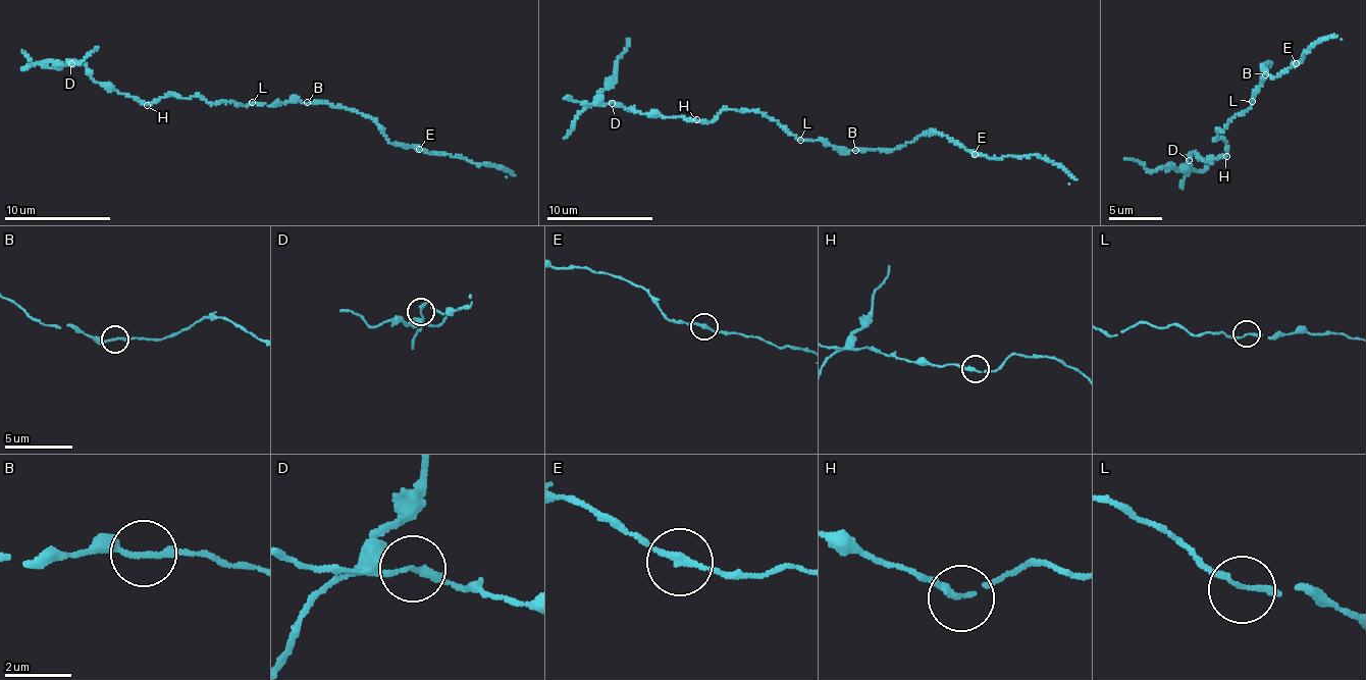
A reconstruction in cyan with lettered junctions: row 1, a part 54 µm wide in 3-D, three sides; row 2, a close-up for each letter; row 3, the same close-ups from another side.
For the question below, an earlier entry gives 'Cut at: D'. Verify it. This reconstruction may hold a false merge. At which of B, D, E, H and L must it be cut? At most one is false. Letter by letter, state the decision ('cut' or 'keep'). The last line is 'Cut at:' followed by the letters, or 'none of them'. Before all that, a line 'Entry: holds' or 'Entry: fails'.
Entry: holds
B: keep
D: cut
E: keep
H: keep
L: keep
Cut at: D

